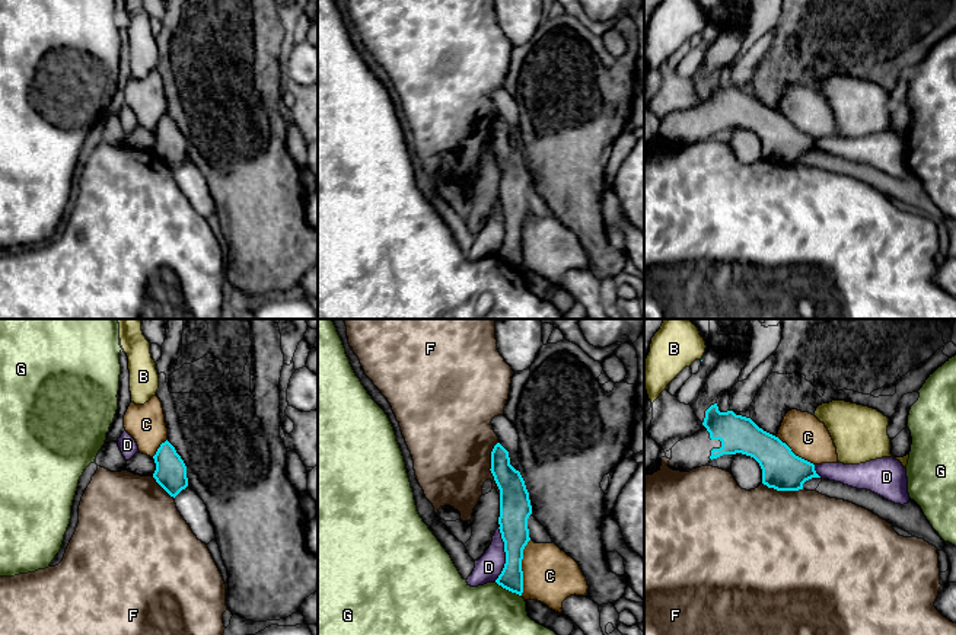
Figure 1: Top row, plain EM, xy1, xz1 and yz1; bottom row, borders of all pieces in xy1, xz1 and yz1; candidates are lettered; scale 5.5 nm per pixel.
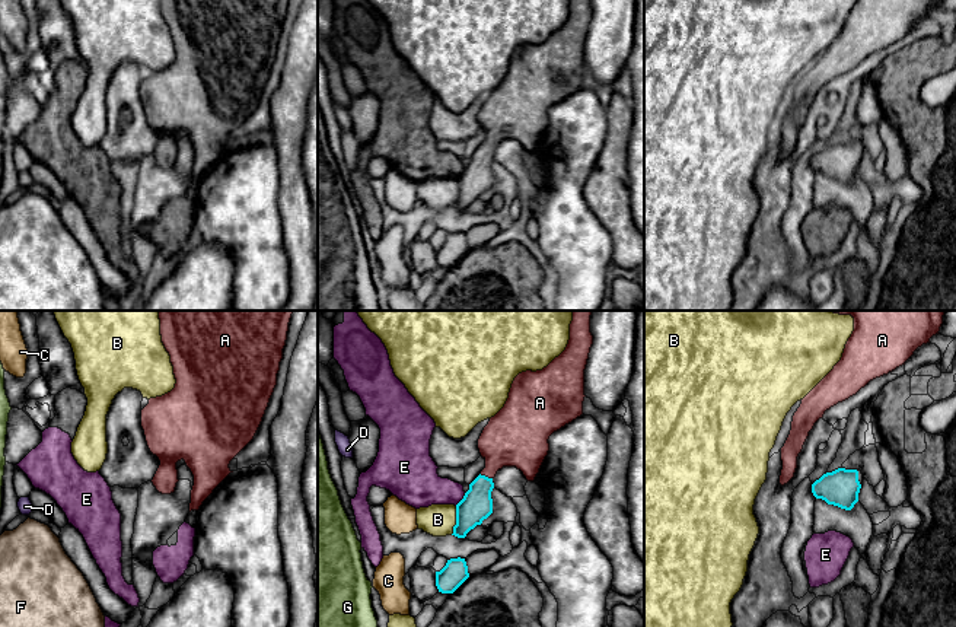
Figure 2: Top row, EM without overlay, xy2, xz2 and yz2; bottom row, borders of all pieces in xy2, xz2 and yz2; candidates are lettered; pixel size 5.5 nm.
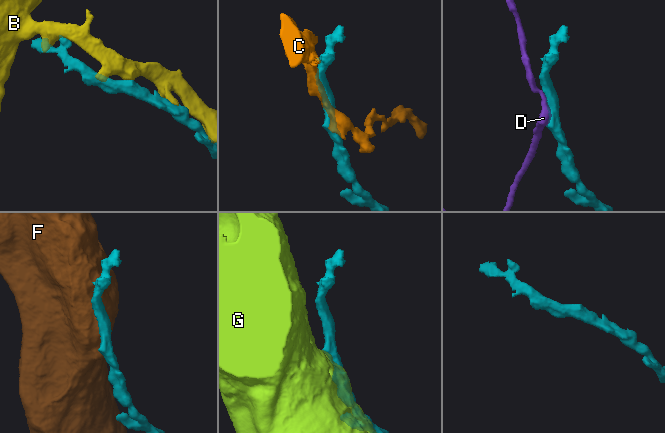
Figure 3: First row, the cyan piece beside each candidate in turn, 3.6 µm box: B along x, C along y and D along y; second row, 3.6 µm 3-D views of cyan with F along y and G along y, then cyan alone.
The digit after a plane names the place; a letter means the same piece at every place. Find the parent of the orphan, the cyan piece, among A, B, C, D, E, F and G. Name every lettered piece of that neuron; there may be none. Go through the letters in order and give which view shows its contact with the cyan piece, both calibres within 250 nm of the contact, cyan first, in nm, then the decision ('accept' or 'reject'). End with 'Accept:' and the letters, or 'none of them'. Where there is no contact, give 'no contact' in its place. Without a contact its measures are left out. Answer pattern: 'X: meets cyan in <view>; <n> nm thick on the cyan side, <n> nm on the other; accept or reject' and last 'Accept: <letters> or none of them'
A: meets cyan in xz2; 180 nm thick on the cyan side, 300 nm on the other; accept
B: meets cyan in xz2; 180 nm thick on the cyan side, 180 nm on the other; reject
C: meets cyan in xz1; 160 nm thick on the cyan side, 300 nm on the other; reject
D: meets cyan in xz1; 170 nm thick on the cyan side, 150 nm on the other; reject
E: meets cyan in xz2; 180 nm thick on the cyan side, 240 nm on the other; reject
F: meets cyan in xz1; 180 nm thick on the cyan side, 440 nm on the other; reject
G: meets cyan in xz1; 130 nm thick on the cyan side, 480 nm on the other; reject
Accept: A

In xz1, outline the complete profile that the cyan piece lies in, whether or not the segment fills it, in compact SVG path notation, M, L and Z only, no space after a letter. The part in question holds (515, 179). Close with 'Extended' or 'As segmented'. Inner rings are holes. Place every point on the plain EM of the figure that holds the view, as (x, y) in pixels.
M500 117L491 125L490 144L500 163L498 202L506 226L506 237L495 256L522 269L523 223L530 214L528 202L528 192L532 188L529 166L520 146L510 138L509 125Z. As segmented

